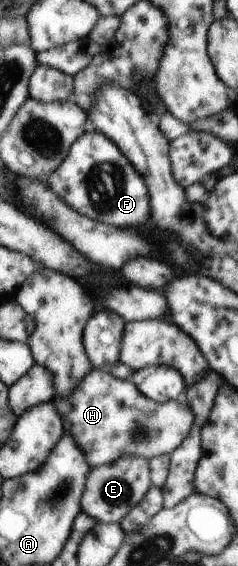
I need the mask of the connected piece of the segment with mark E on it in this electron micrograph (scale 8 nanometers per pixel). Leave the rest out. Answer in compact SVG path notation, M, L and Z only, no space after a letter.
M138 455L120 457L113 463L91 467L81 496L81 510L94 517L98 523L120 524L123 516L150 490L150 471L149 460Z

